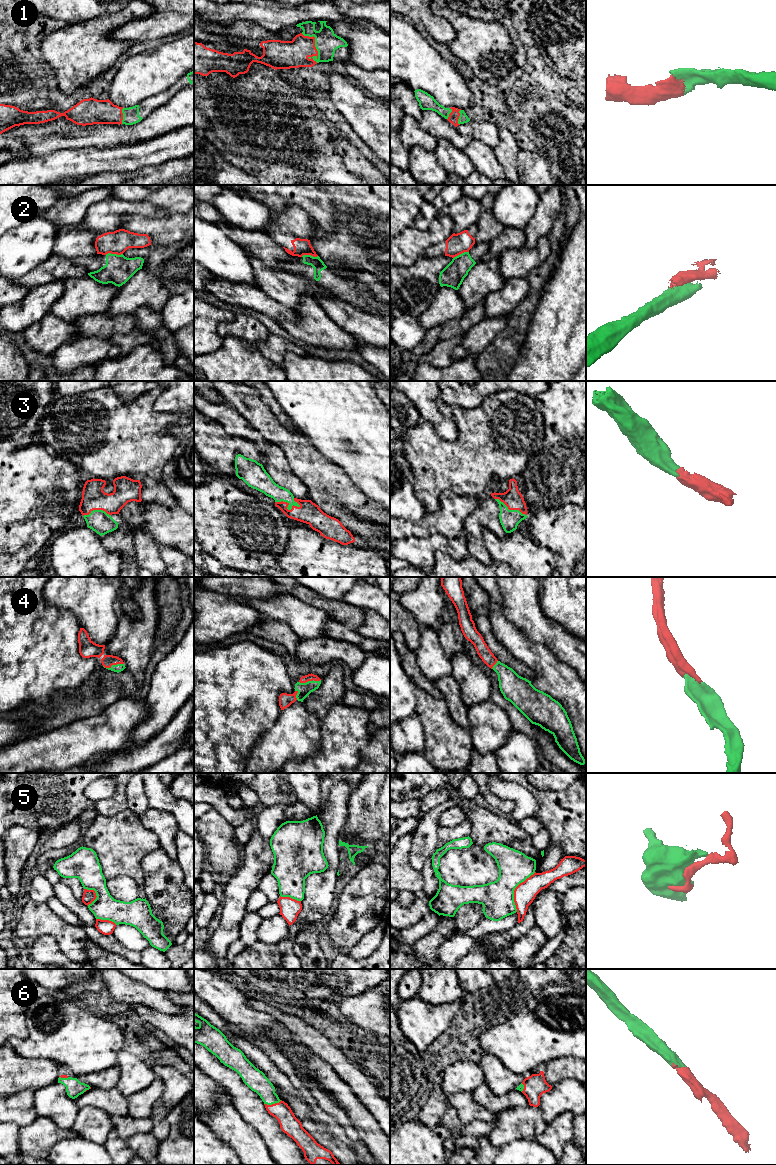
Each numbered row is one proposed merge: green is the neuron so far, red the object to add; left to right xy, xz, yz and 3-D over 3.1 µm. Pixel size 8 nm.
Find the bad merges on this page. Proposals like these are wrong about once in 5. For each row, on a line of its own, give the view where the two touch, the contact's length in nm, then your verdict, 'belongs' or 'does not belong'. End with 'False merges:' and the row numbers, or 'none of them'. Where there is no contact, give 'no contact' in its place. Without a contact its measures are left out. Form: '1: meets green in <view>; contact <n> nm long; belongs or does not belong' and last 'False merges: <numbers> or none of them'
1: meets green in xz; contact 280 nm long; belongs
2: meets green in xy; contact 140 nm long; does not belong
3: meets green in xz; contact 220 nm long; belongs
4: meets green in xz; contact 180 nm long; belongs
5: meets green in yz; contact 360 nm long; does not belong
6: meets green in xz; contact 150 nm long; belongs
False merges: 2, 5

